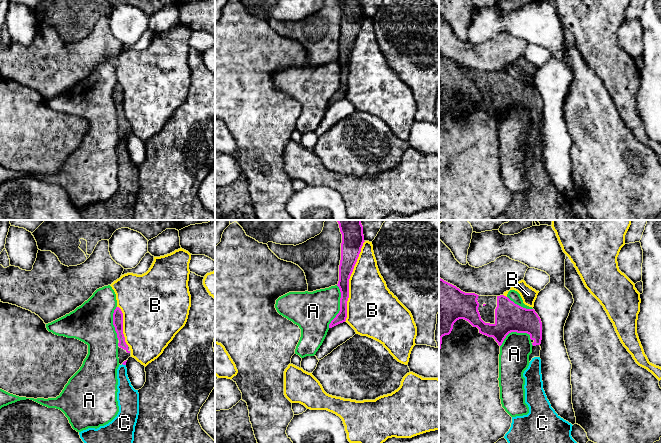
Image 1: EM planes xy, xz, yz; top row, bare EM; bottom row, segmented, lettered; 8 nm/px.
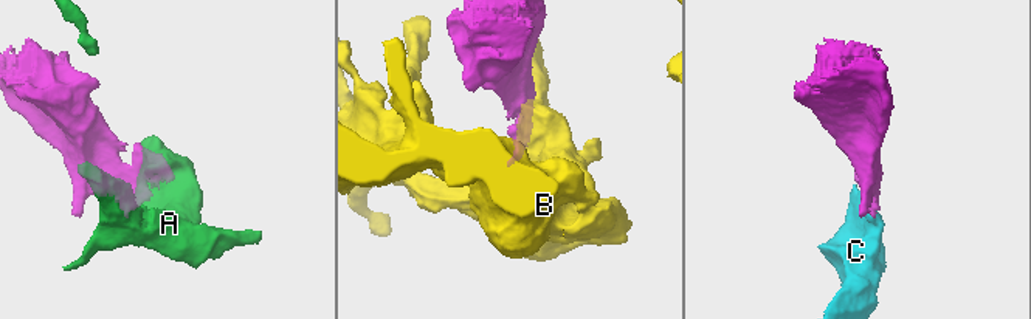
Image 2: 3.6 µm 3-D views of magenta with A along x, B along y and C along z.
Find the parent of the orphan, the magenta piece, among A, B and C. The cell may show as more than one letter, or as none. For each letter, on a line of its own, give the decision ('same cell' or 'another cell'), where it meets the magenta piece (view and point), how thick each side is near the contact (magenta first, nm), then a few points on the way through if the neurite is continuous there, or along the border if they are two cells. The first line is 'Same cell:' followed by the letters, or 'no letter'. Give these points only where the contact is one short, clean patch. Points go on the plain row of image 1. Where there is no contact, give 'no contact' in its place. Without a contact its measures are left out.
Same cell: C
A: another cell; contact xz (340, 82); calibres 90 and 320 nm
B: another cell; contact xz (348, 57); calibres 160 and 360 nm
C: same cell; contact xy (124, 140); calibres 30 and 160 nm; way xy (124, 139), (124, 140), (123, 158), (127, 171)

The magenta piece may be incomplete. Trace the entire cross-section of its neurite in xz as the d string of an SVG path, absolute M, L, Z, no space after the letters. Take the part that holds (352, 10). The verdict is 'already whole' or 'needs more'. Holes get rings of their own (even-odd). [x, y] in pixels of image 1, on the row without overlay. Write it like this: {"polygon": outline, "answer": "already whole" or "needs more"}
{"polygon": "M339 0L339 4L342 10L339 57L337 60L341 68L340 87L329 100L329 104L346 97L349 55L365 18L362 0Z", "answer": "already whole"}

